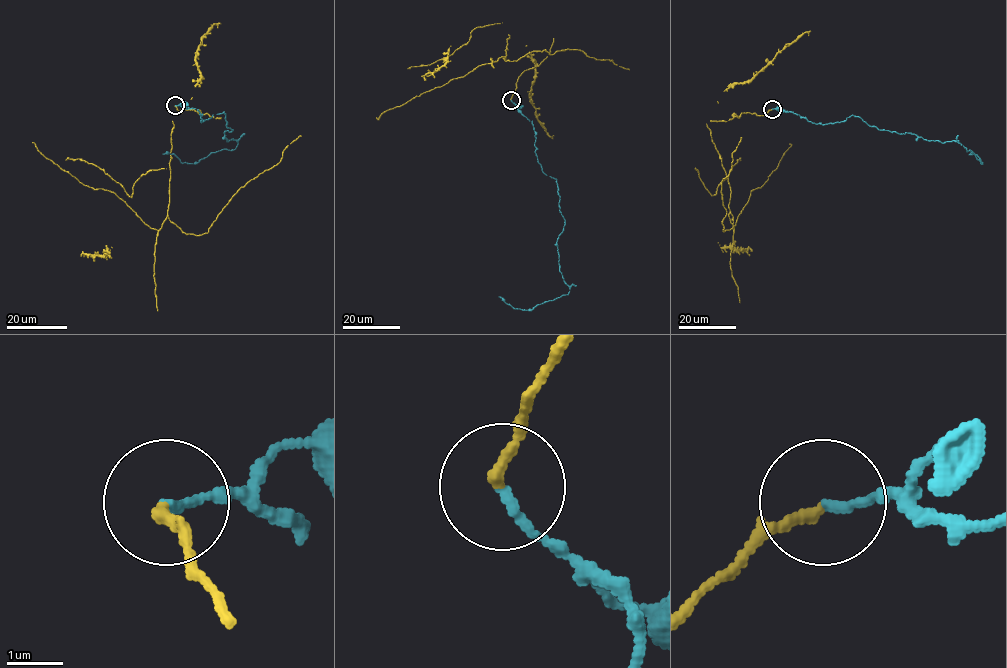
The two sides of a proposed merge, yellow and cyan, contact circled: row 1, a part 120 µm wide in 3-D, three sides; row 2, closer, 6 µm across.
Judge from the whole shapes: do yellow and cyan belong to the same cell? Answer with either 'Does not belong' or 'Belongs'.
Belongs

